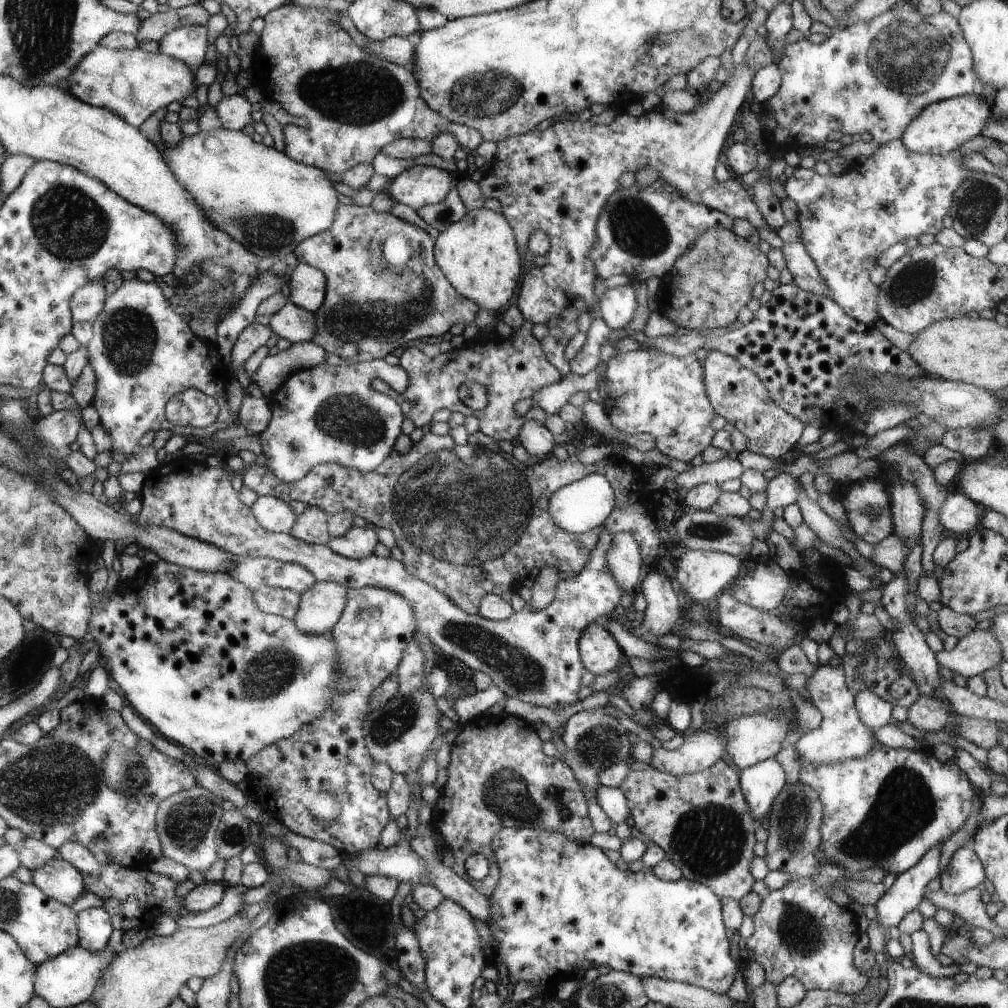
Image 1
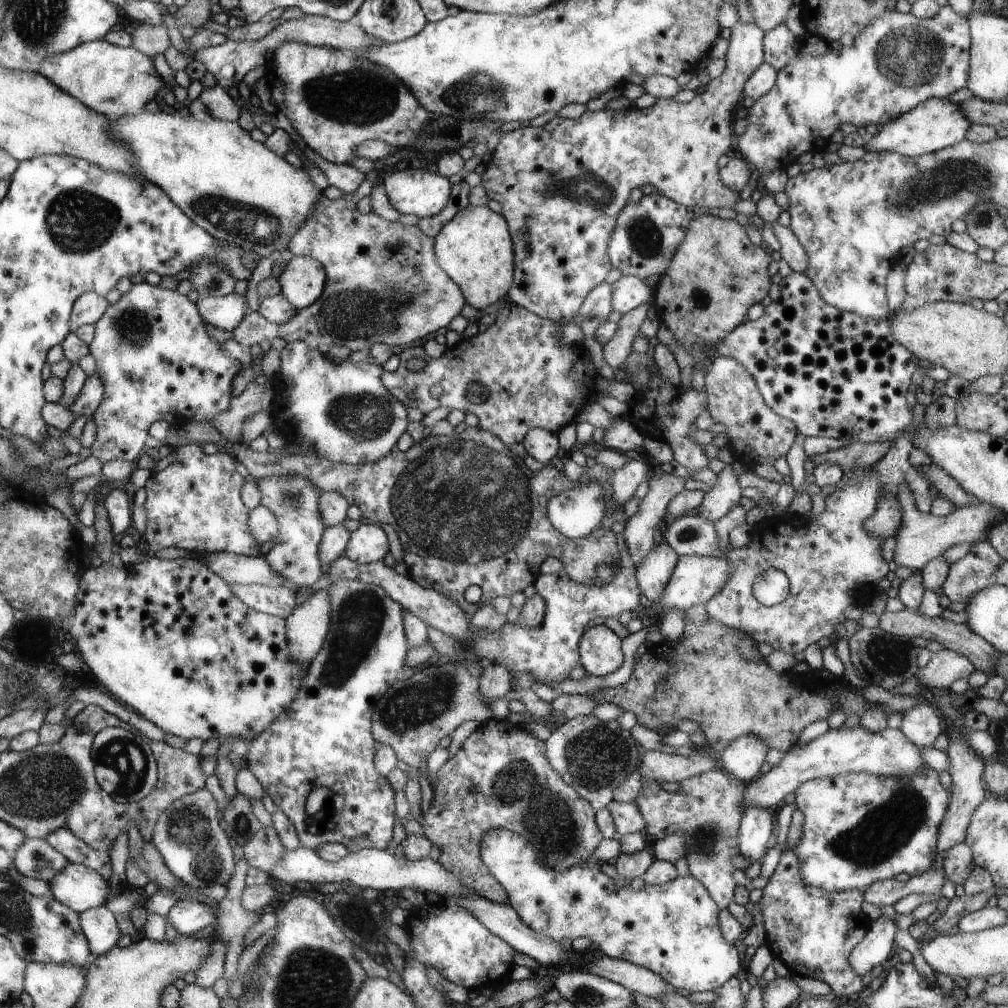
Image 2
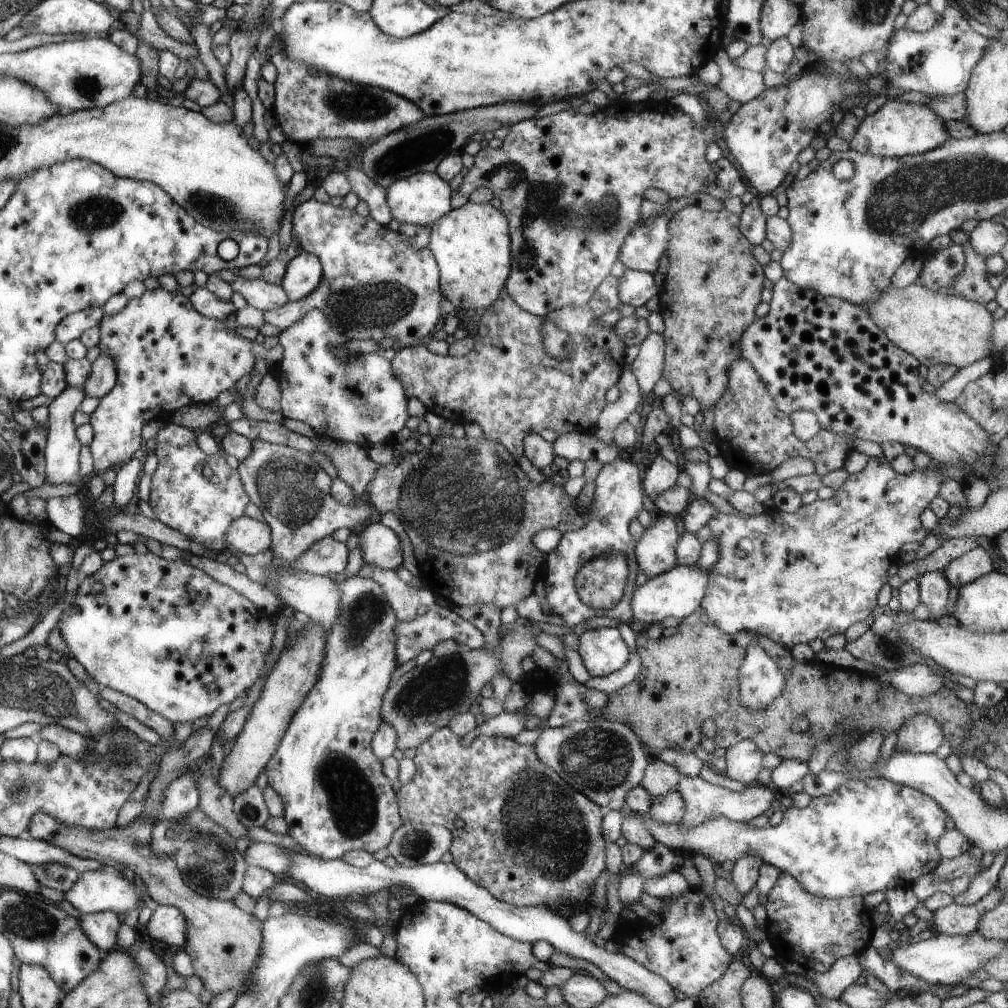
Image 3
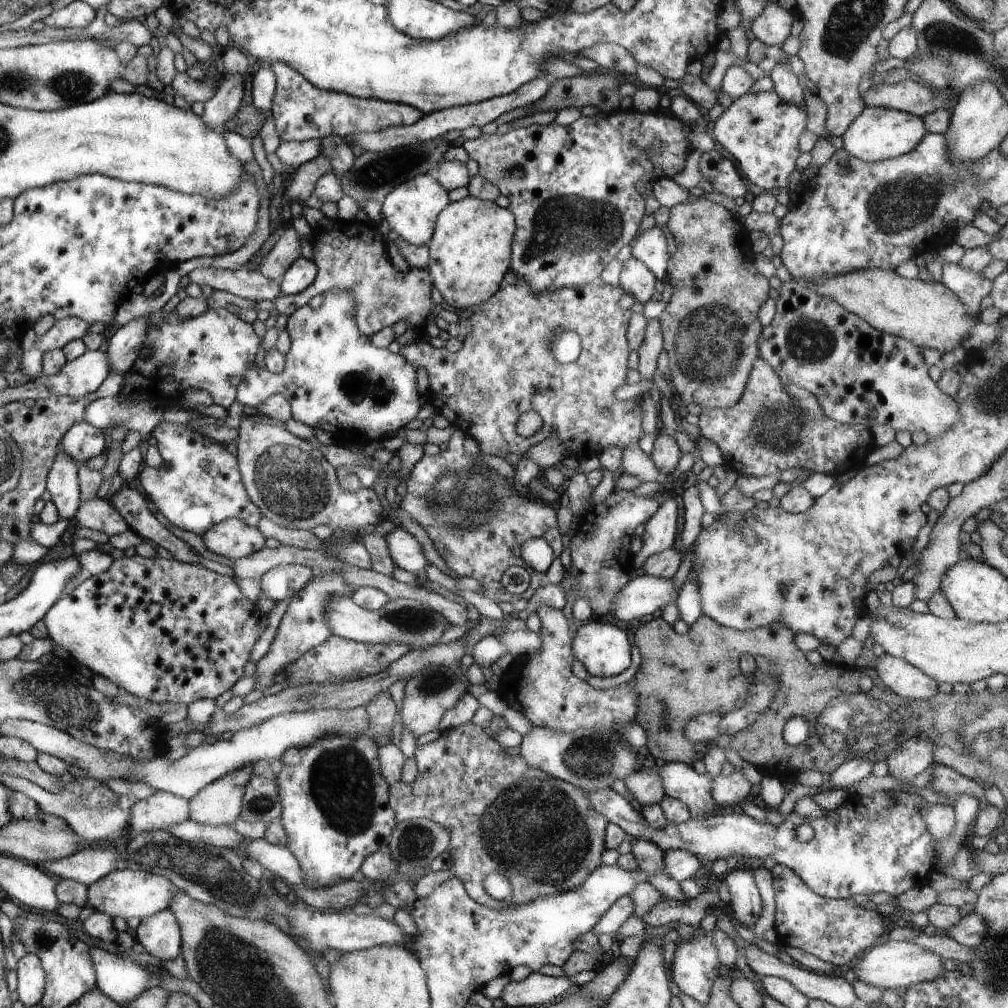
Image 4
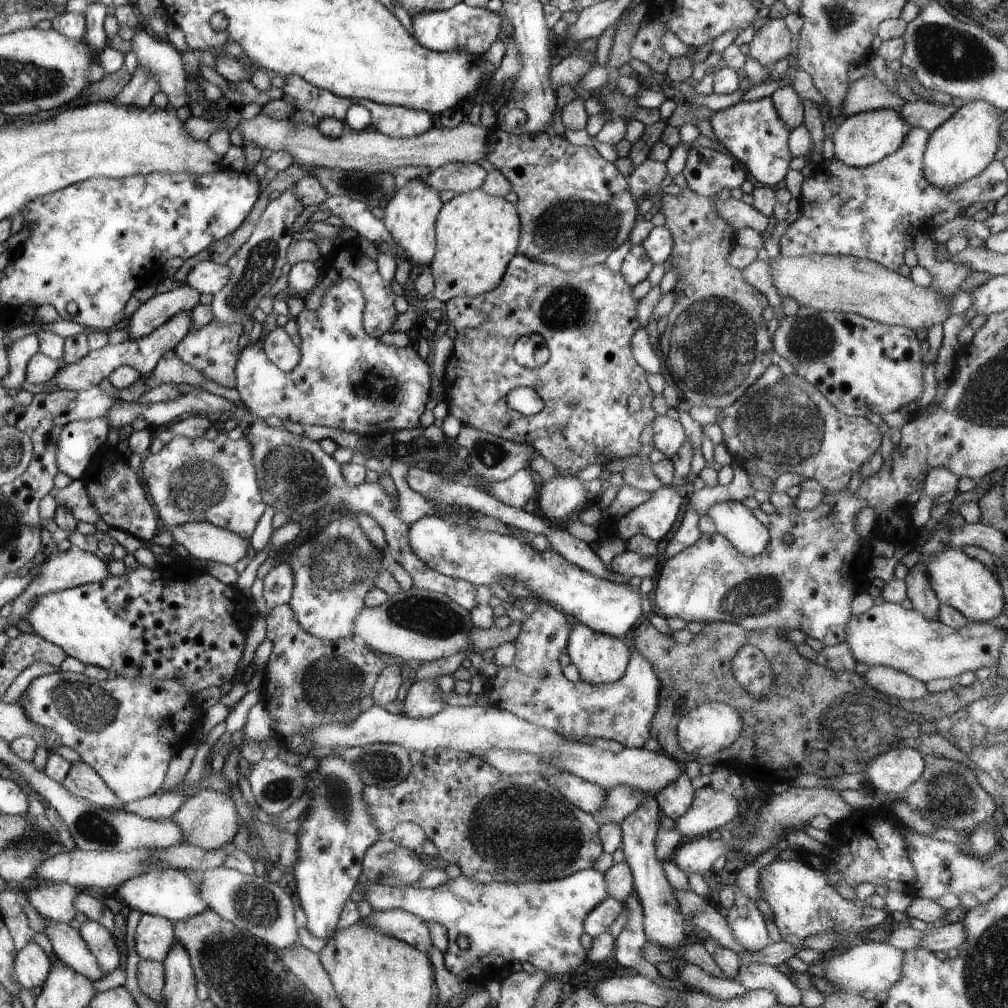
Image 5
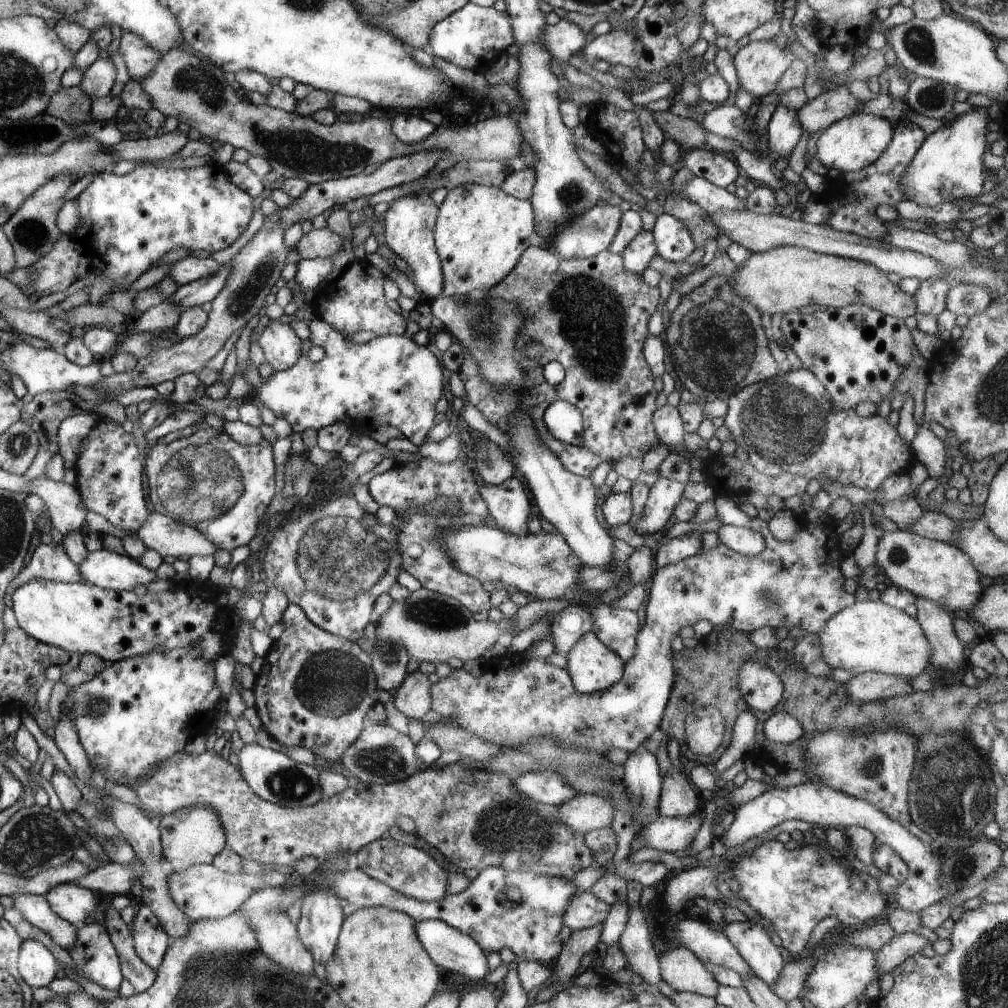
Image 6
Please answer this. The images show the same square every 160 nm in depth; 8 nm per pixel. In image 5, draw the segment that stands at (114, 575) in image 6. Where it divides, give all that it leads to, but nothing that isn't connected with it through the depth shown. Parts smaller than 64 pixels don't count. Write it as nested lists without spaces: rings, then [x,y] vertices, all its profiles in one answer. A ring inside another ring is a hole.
[[[69,549],[66,552],[60,552],[52,555],[44,562],[42,570],[38,572],[38,576],[30,582],[26,590],[22,590],[22,594],[18,594],[18,598],[14,598],[12,602],[12,614],[10,618],[18,619],[24,621],[26,614],[28,614],[28,608],[32,606],[32,600],[36,596],[42,596],[46,592],[56,592],[63,589],[75,588],[78,586],[83,586],[84,584],[90,584],[94,582],[104,582],[104,578],[108,578],[108,566],[102,558],[98,555],[89,554],[83,552],[82,550]]]

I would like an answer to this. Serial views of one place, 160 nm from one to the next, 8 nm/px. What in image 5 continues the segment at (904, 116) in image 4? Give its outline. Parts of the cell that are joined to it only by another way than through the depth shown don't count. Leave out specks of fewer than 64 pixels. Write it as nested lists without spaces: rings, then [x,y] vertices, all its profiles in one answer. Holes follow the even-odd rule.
[[[890,109],[876,110],[846,117],[830,134],[834,144],[833,158],[850,167],[868,167],[881,162],[888,154],[898,150],[910,132],[903,116]]]

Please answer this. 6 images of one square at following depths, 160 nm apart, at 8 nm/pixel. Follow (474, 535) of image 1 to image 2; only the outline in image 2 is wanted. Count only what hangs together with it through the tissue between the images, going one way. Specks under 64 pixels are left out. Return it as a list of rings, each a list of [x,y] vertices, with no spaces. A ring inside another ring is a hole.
[[[466,427],[462,433],[453,432],[451,435],[428,435],[424,437],[420,442],[415,442],[414,445],[406,450],[405,452],[400,451],[398,448],[394,449],[386,457],[381,458],[377,463],[366,463],[362,466],[347,465],[346,463],[335,463],[324,457],[318,457],[316,455],[300,455],[300,454],[287,454],[284,456],[274,455],[267,451],[253,451],[249,449],[249,446],[242,445],[235,447],[233,450],[234,456],[240,461],[246,470],[249,472],[249,477],[259,481],[260,479],[265,479],[272,477],[273,475],[300,475],[305,479],[310,479],[312,484],[315,484],[319,488],[320,492],[337,492],[340,496],[343,496],[348,502],[349,506],[358,506],[362,511],[362,517],[370,522],[377,522],[377,525],[381,524],[391,524],[398,534],[398,538],[404,549],[403,561],[406,563],[408,568],[408,574],[411,575],[417,583],[421,583],[424,587],[428,589],[434,589],[440,591],[442,594],[448,595],[452,600],[455,600],[463,609],[469,614],[473,615],[480,606],[489,600],[495,599],[497,596],[512,596],[516,592],[523,592],[523,590],[529,585],[533,584],[536,577],[540,574],[540,564],[548,558],[548,556],[554,556],[558,558],[565,565],[564,572],[577,583],[585,585],[598,585],[602,586],[606,583],[610,583],[609,580],[617,573],[616,568],[616,558],[617,554],[617,543],[615,542],[616,529],[627,522],[627,516],[624,512],[623,507],[619,507],[614,504],[613,492],[611,485],[611,474],[609,473],[609,468],[602,464],[596,464],[592,468],[584,467],[584,474],[580,476],[580,480],[592,480],[600,481],[603,489],[606,490],[606,502],[608,502],[607,513],[605,514],[605,519],[603,520],[602,526],[599,526],[596,530],[590,532],[582,538],[569,539],[563,534],[560,534],[558,530],[550,524],[547,517],[547,504],[548,501],[560,492],[565,490],[576,488],[581,482],[572,481],[570,478],[566,477],[563,468],[559,461],[552,462],[548,465],[544,465],[540,471],[531,471],[524,464],[523,458],[512,453],[506,445],[497,436],[492,433],[485,431],[483,428],[478,427]],[[468,586],[480,586],[483,595],[479,600],[478,604],[470,604],[466,601],[464,597],[464,591]]]

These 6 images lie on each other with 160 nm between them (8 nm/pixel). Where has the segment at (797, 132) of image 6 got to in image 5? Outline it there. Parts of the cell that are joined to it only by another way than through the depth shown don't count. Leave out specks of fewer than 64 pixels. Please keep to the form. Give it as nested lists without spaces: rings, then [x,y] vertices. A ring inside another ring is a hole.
[[[792,85],[774,90],[770,98],[780,120],[786,124],[788,130],[794,130],[804,124],[804,104]]]

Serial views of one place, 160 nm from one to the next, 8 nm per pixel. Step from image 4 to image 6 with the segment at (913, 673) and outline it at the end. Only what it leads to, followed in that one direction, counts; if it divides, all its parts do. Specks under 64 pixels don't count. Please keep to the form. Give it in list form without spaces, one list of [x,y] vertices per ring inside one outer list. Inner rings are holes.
[[[881,672],[854,675],[846,684],[847,695],[857,703],[892,697],[905,697],[914,692],[910,679]]]

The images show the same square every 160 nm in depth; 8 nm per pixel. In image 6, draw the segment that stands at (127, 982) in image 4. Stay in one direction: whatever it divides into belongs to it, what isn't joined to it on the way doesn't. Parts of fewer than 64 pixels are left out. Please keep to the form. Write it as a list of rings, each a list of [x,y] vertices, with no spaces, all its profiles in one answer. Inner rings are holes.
[[[16,895],[14,907],[16,907],[26,920],[43,930],[50,938],[66,950],[72,948],[77,939],[76,926],[62,920],[50,908],[44,895]]]

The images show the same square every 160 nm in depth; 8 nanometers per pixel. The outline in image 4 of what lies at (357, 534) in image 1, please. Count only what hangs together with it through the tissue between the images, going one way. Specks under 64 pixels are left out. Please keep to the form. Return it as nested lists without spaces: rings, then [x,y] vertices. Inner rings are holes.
[[[396,528],[384,536],[392,561],[397,567],[415,574],[430,564],[414,535]]]

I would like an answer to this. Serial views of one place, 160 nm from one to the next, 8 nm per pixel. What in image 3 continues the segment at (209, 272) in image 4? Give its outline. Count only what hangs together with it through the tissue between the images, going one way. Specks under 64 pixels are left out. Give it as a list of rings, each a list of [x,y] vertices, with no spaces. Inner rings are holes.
[[[264,279],[238,280],[232,282],[231,287],[246,299],[248,305],[261,311],[271,311],[284,306],[289,301],[281,286],[267,283]]]

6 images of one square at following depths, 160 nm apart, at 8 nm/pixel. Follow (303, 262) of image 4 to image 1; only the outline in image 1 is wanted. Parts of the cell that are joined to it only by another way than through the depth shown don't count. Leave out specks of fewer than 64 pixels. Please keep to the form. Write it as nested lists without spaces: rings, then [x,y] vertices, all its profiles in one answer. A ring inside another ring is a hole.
[[[298,263],[289,280],[289,300],[300,308],[315,313],[327,298],[327,277],[320,269]]]

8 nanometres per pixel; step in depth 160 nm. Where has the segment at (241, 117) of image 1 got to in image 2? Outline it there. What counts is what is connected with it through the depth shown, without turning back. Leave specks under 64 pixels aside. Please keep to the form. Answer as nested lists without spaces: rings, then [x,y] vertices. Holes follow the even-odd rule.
[[[217,84],[213,88],[202,89],[198,99],[210,111],[212,118],[228,122],[238,121],[242,104],[231,99],[226,88]]]

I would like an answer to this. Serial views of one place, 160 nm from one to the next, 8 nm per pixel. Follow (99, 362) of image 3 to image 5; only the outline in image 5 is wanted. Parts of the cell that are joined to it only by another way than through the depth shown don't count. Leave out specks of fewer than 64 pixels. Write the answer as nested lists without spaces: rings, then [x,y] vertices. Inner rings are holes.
[[[185,285],[150,298],[132,314],[127,327],[129,339],[136,341],[148,336],[156,328],[171,321],[178,312],[190,312],[199,304],[201,295],[198,290]]]

